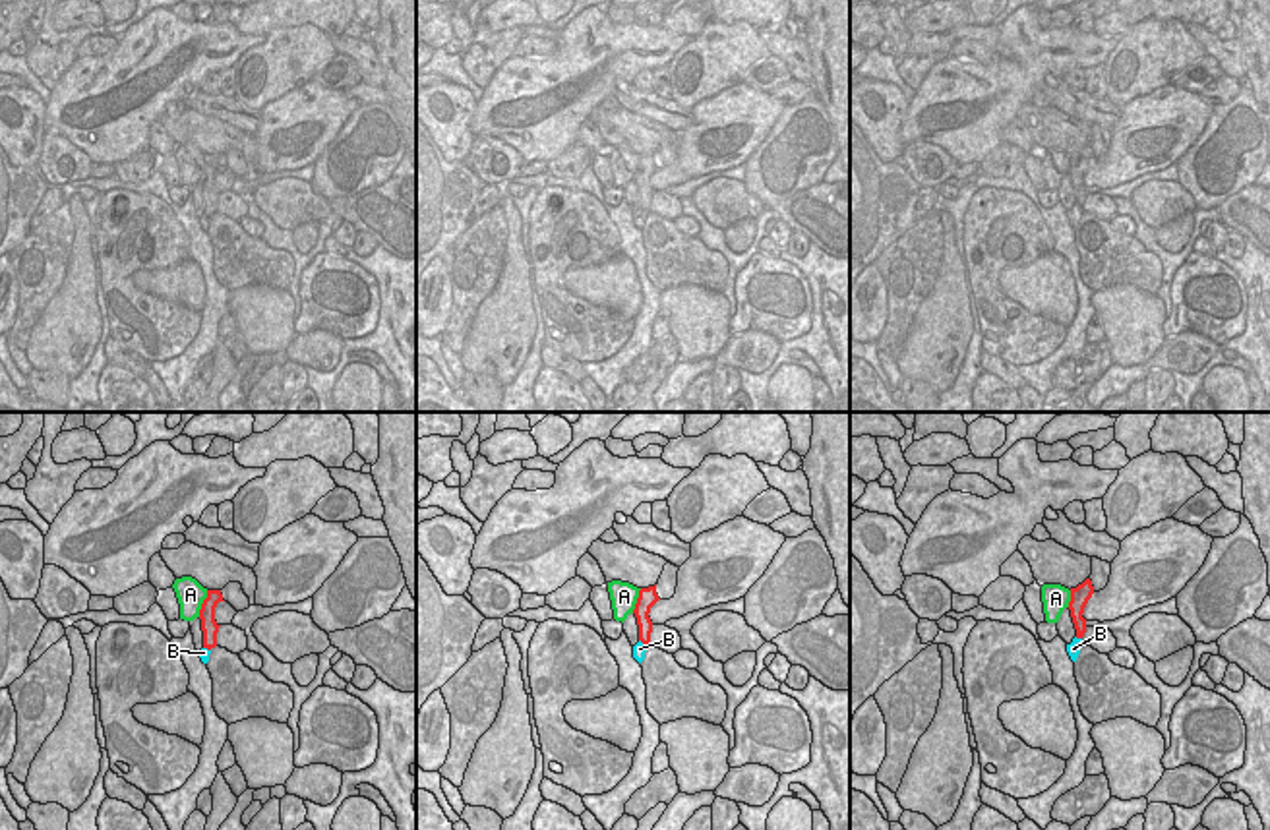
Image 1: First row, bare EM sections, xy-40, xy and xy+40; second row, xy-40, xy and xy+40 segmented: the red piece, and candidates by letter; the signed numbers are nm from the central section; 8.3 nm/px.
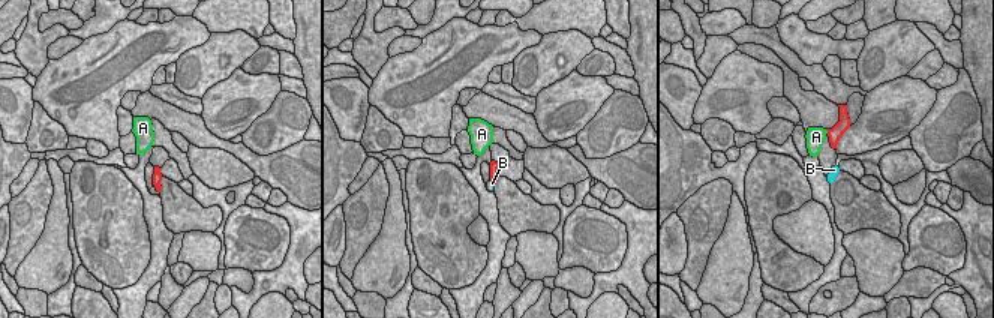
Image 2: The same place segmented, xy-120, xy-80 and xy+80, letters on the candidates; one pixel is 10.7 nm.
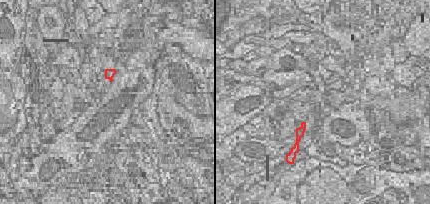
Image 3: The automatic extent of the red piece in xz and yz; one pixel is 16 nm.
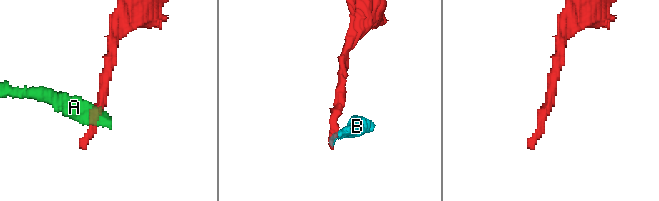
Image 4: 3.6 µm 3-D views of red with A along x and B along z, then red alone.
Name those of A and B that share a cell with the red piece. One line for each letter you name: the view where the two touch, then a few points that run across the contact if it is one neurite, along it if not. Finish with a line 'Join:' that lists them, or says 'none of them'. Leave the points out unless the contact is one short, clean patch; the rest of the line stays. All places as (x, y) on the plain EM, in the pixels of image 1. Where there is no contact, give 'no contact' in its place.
Join: none of them

